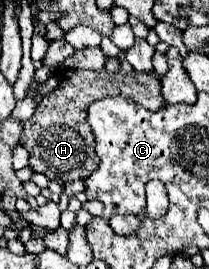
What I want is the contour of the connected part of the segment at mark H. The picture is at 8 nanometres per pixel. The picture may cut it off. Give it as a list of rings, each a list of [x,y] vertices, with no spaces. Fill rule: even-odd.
[[[64,68],[52,72],[52,76],[44,82],[32,80],[26,92],[30,98],[36,100],[36,112],[30,120],[24,122],[24,132],[20,136],[20,146],[24,146],[30,154],[28,166],[34,172],[46,174],[50,180],[74,182],[86,180],[98,166],[94,134],[88,126],[88,106],[94,100],[106,96],[124,96],[146,110],[160,110],[164,106],[160,94],[160,80],[146,72],[108,72],[108,70],[76,70]]]

